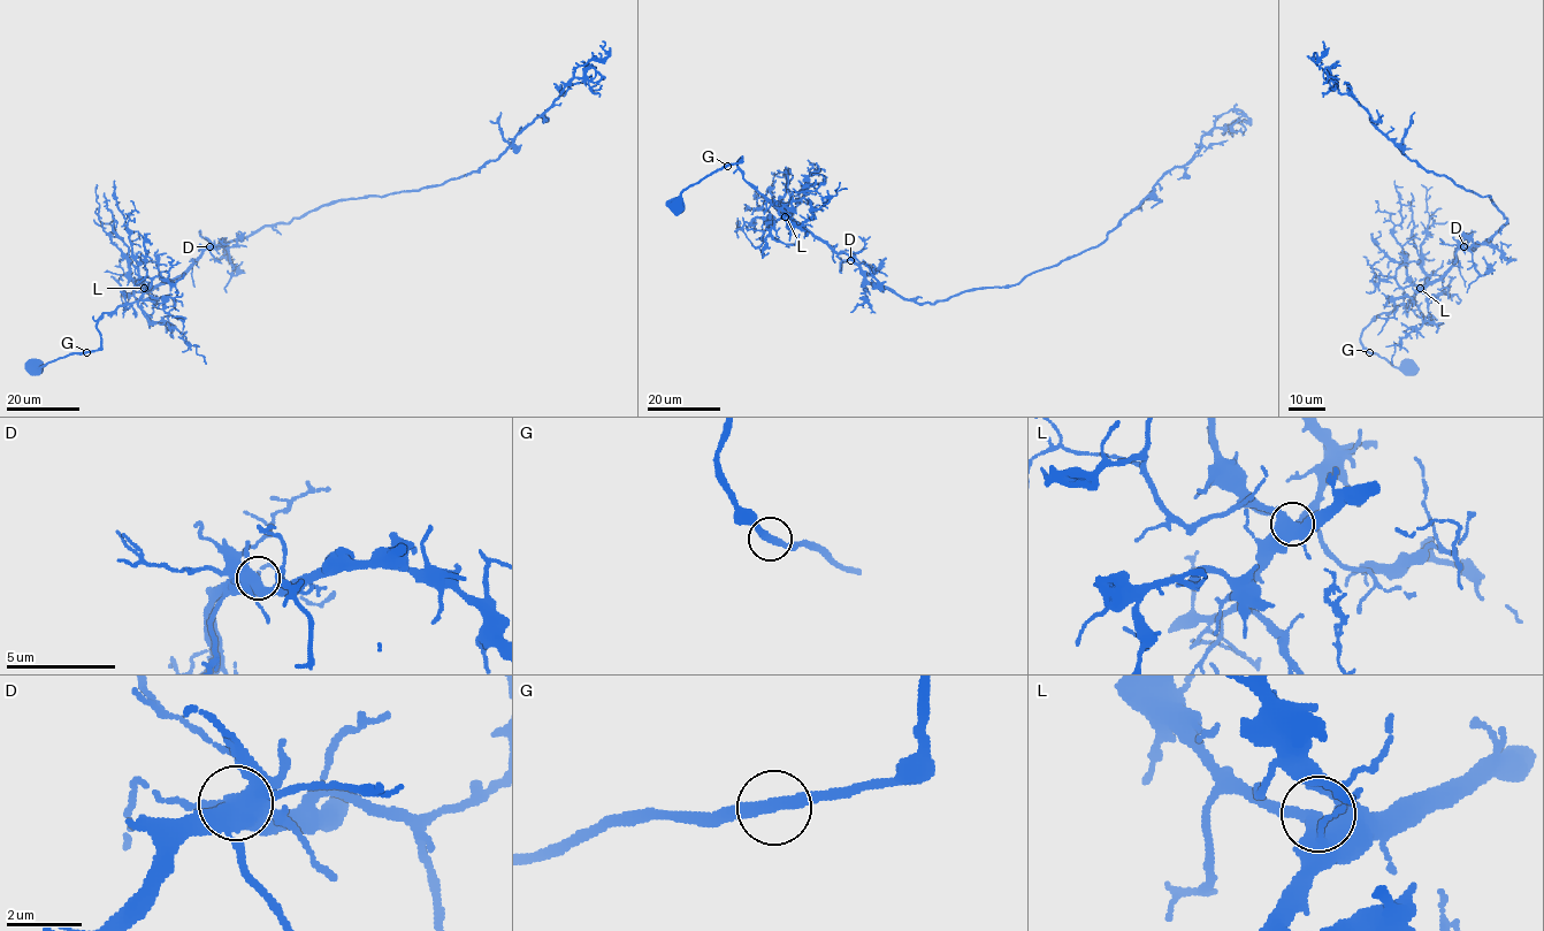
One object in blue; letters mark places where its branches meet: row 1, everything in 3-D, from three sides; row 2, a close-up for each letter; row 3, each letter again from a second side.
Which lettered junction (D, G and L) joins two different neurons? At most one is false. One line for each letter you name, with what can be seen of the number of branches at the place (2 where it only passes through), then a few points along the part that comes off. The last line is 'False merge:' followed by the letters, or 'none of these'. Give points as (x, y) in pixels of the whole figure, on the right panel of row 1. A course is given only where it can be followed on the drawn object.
G: Branches: 2. Course of the part to remove: (1368, 352), (1396, 367), (1416, 367)
False merge: G

